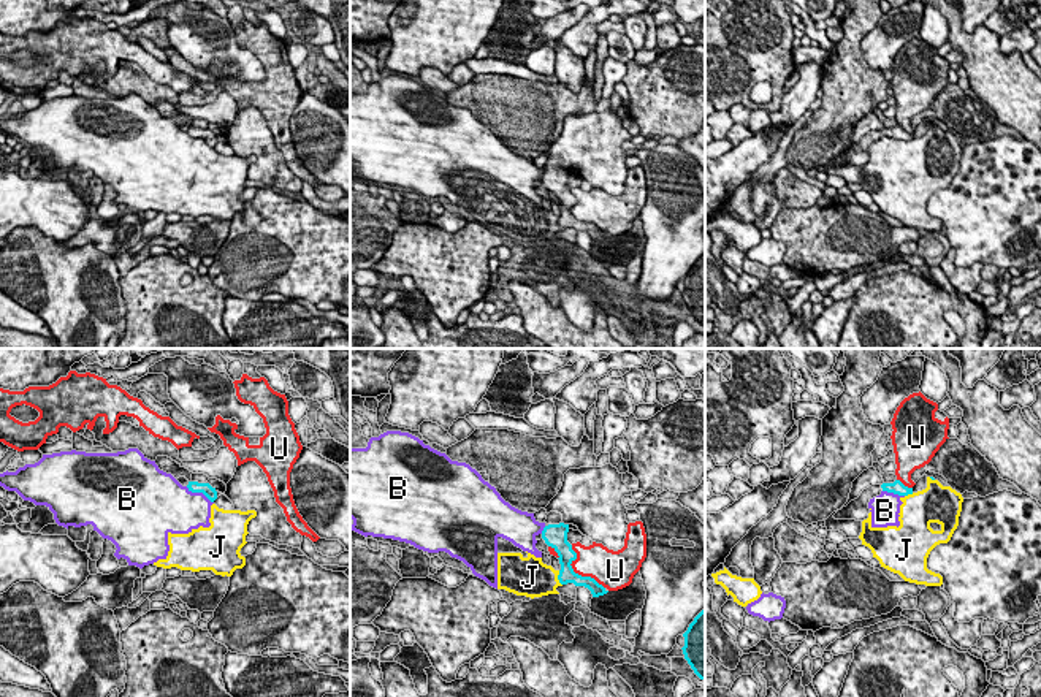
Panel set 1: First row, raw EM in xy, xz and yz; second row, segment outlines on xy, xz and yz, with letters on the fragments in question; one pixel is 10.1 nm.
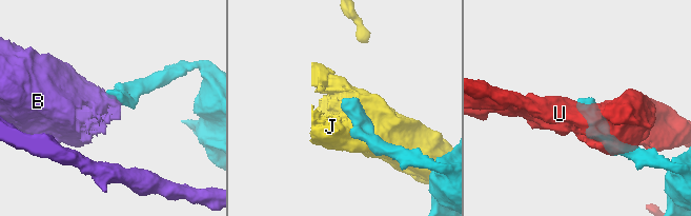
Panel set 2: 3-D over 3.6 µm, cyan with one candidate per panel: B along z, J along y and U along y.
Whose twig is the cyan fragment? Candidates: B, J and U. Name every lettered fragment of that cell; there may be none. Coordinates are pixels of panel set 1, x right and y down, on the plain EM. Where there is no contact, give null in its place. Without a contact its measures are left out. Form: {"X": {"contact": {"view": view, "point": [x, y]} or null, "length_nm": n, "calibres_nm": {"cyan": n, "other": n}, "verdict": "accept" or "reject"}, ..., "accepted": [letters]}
{"B": {"contact": {"view": "xy", "point": [200, 137]}, "length_nm": 340, "calibres_nm": {"cyan": 120, "other": 420}, "verdict": "reject"}, "J": {"contact": {"view": "xz", "point": [558, 224]}, "length_nm": 160, "calibres_nm": {"cyan": 160, "other": 380}, "verdict": "reject"}, "U": {"contact": {"view": "xz", "point": [577, 219]}, "length_nm": 550, "calibres_nm": {"cyan": 160, "other": 340}, "verdict": "reject"}, "accepted": []}

